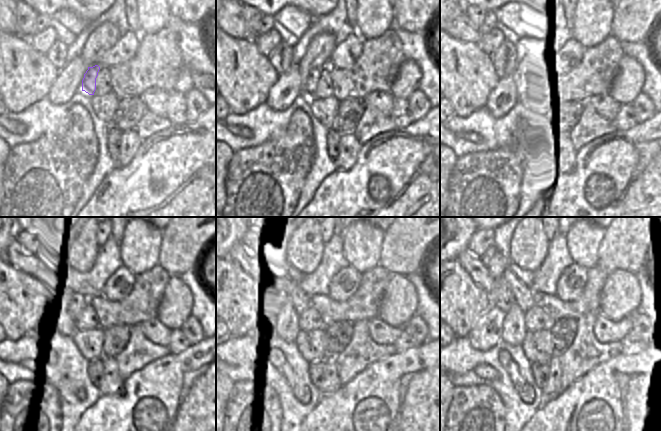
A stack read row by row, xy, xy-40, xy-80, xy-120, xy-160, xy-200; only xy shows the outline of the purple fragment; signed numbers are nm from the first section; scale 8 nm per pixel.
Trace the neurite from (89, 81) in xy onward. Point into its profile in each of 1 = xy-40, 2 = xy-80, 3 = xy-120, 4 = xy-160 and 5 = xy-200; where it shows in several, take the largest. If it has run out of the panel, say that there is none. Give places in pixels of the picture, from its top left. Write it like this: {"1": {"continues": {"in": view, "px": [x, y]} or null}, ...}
{"1": {"continues": {"in": "xy-40", "px": [312, 81]}}, "2": {"continues": {"in": "xy-80", "px": [520, 76]}}, "3": {"continues": {"in": "xy-120", "px": [76, 303]}}, "4": {"continues": {"in": "xy-160", "px": [300, 300]}}, "5": {"continues": {"in": "xy-200", "px": [523, 297]}}}

